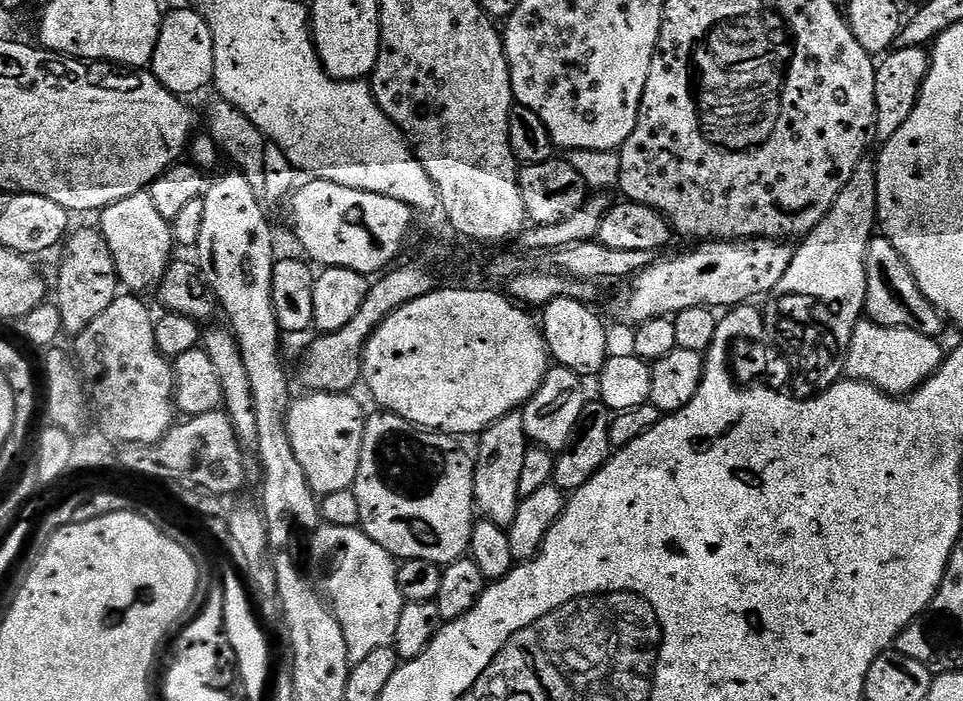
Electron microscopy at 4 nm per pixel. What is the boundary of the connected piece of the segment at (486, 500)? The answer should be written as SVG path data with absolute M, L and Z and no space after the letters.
M515 411L502 417L481 433L479 440L478 454L474 460L477 509L485 519L506 530L517 516L517 506L521 499L522 468L528 449L523 415Z

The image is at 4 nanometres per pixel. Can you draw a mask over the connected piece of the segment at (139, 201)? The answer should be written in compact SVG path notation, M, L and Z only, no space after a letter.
M147 191L114 202L114 206L99 213L98 227L110 246L110 254L116 263L116 272L120 275L121 285L129 293L145 294L159 289L160 283L168 272L168 265L173 259L172 225L161 214L154 204L154 198Z

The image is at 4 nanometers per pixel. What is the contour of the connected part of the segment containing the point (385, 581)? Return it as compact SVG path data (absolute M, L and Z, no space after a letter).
M325 525L313 536L315 546L336 560L328 580L327 595L342 626L349 659L356 663L376 649L391 647L406 603L397 582L395 557L360 528Z

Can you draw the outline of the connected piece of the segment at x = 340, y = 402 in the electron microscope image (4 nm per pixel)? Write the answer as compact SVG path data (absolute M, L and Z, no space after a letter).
M312 392L304 394L301 400L293 399L288 405L288 433L290 446L294 446L294 454L310 482L312 491L323 498L330 494L338 494L338 490L349 490L355 485L358 466L362 458L362 438L364 437L364 421L366 411L355 400L355 395L343 392Z

